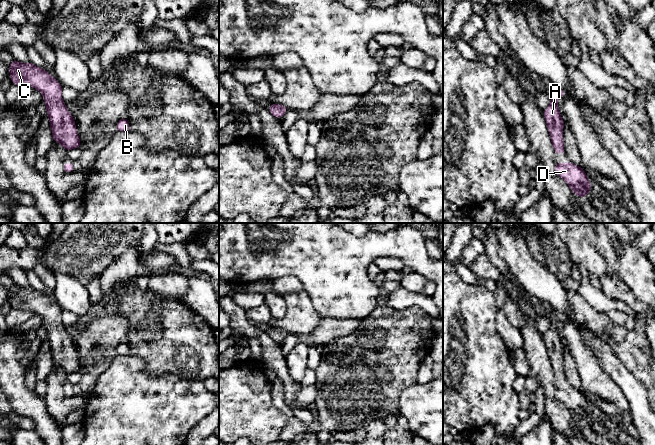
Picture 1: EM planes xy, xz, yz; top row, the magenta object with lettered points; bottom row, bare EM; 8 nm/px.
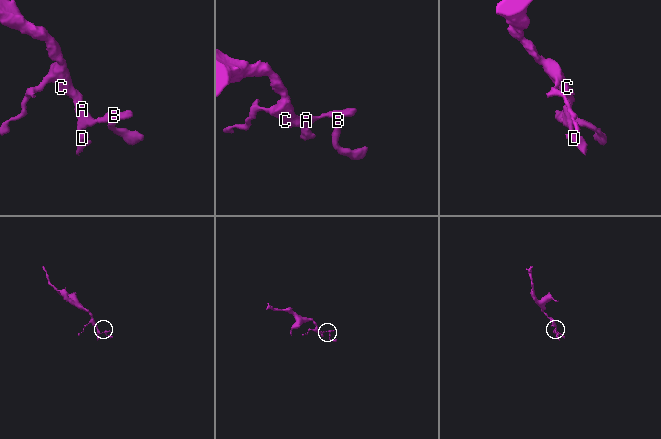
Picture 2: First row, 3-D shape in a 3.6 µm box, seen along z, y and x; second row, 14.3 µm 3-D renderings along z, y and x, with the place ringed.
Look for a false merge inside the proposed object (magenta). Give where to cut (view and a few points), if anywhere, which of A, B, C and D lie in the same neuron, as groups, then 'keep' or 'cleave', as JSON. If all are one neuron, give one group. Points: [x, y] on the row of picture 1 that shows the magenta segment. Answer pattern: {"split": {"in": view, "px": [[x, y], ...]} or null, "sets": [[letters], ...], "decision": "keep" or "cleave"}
{"split": null, "sets": [["A", "B", "C", "D"]], "decision": "keep"}

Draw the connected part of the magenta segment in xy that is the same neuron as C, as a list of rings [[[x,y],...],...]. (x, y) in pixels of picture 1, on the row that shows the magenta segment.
[[[13,59],[8,69],[12,84],[33,86],[43,95],[52,139],[68,152],[71,149],[81,148],[74,117],[62,100],[61,84],[47,71],[31,62],[23,64]]]

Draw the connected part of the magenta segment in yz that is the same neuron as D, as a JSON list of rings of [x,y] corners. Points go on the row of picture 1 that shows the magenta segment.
[[[555,163],[555,172],[569,185],[570,189],[578,197],[586,197],[591,189],[591,182],[588,179],[583,167],[568,163]]]

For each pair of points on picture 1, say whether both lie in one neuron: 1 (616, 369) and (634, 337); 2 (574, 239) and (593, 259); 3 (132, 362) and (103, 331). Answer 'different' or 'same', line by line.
1: different
2: same
3: different

